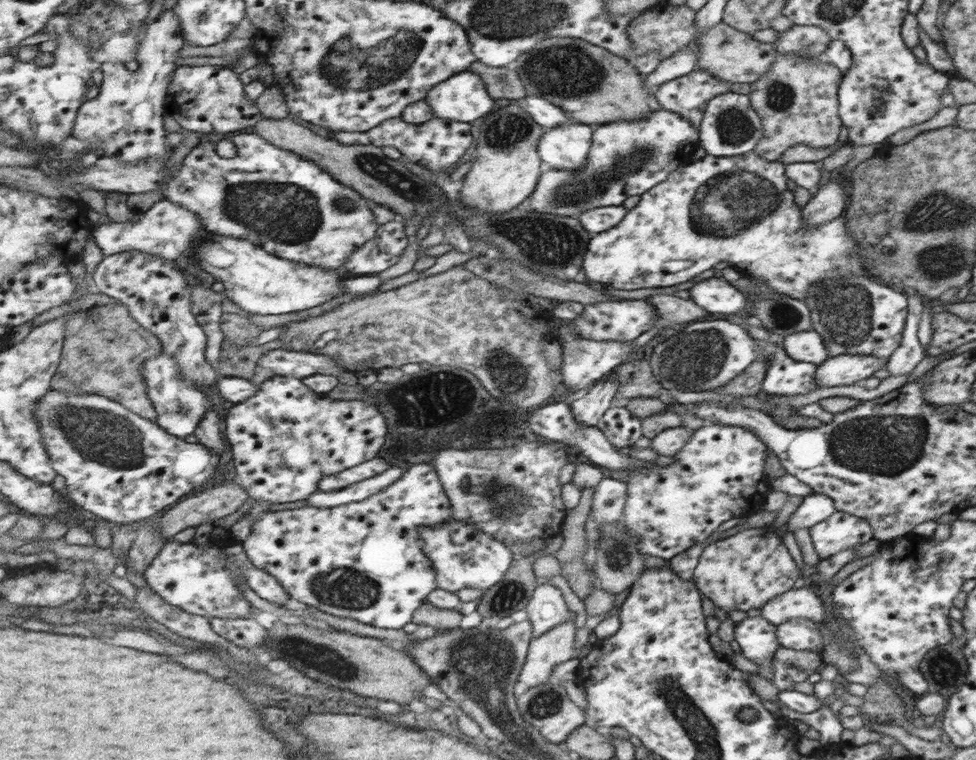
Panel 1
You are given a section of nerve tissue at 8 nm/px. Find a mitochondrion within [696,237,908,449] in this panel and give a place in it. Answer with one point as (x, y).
(846, 308)

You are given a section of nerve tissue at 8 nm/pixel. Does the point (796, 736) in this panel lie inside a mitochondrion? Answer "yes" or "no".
no

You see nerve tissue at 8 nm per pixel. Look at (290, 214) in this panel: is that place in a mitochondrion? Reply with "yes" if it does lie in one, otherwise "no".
yes

